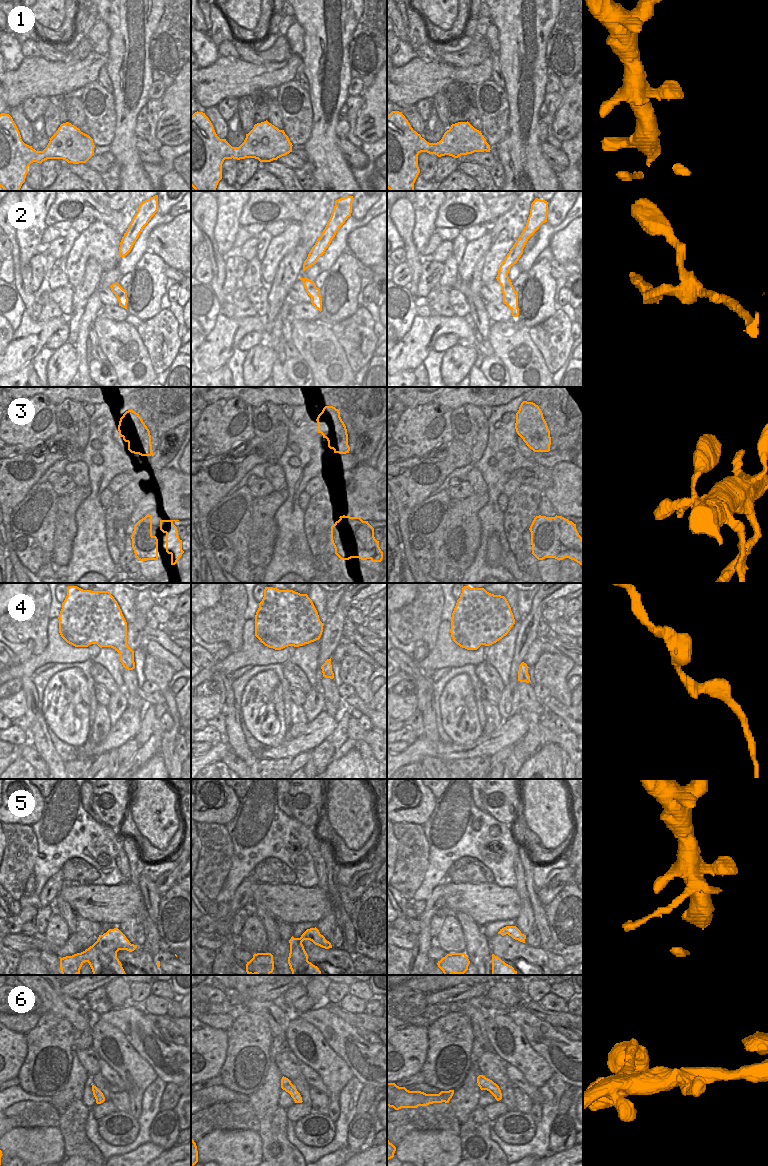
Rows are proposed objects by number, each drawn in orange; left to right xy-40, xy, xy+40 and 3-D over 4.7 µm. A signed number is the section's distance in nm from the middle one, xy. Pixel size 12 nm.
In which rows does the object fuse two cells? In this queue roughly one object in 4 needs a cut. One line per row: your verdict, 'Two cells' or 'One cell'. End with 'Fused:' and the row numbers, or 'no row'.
1: One cell
2: One cell
3: One cell
4: One cell
5: Two cells
6: One cell
Fused: 5.

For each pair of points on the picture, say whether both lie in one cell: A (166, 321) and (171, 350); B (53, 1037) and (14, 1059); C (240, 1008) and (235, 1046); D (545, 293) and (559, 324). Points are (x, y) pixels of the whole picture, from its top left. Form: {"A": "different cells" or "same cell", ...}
{"A": "same cell", "B": "different cells", "C": "different cells", "D": "different cells"}

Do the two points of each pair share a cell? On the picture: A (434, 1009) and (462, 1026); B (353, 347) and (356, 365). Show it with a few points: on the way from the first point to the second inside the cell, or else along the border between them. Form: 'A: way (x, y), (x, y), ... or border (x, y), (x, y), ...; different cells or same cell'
A: border (450, 1012), (438, 1017), (429, 1024); different cells
B: way (356, 351), (356, 361); same cell

